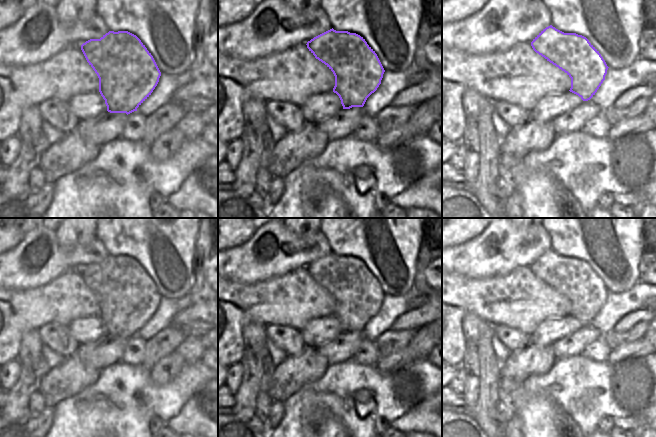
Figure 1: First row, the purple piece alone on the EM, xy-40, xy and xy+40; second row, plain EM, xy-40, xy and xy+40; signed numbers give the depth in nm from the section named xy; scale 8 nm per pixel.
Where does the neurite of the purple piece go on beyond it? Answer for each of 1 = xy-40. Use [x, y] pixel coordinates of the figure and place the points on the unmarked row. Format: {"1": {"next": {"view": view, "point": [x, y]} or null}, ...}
{"1": {"next": null}}

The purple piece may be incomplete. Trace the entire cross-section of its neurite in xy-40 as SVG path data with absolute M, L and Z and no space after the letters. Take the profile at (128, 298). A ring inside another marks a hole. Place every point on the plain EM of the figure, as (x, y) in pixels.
M109 255L100 263L90 263L81 269L81 274L99 302L99 316L110 337L137 335L151 319L159 306L161 296L145 269L128 255Z

